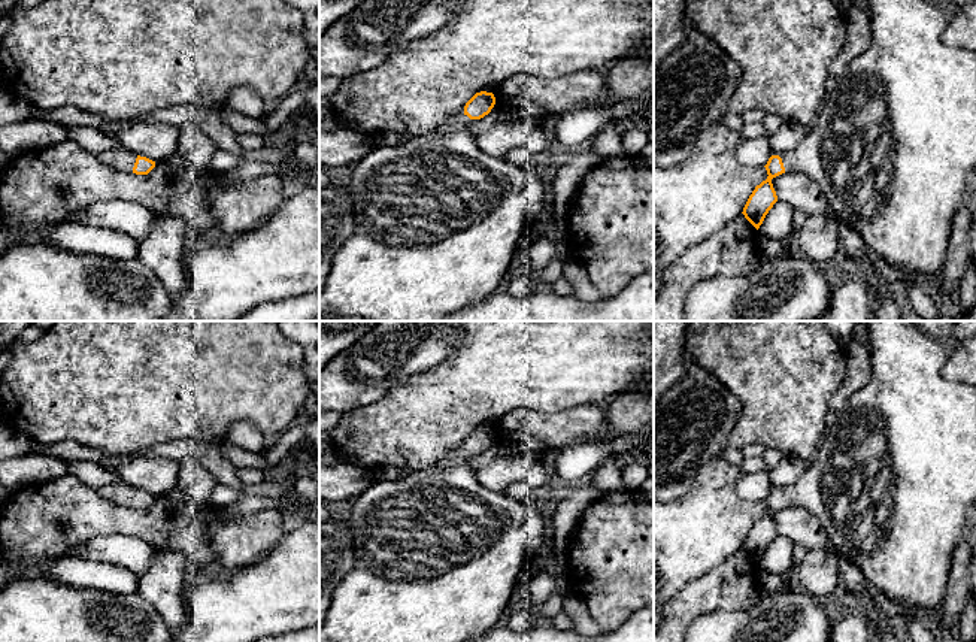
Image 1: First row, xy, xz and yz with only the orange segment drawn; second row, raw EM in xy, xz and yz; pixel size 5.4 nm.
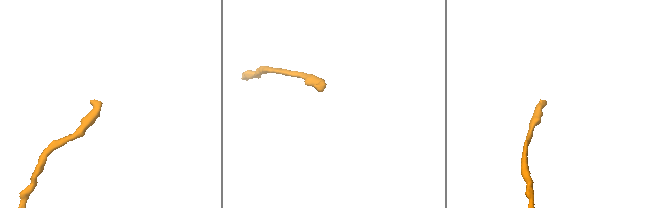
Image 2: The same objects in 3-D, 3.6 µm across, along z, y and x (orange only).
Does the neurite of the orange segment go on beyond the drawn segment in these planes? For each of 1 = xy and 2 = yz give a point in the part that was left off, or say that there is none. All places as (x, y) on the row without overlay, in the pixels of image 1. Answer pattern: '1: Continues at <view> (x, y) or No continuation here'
1: Continues at xy (120, 493)
2: Continues at yz (893, 480)

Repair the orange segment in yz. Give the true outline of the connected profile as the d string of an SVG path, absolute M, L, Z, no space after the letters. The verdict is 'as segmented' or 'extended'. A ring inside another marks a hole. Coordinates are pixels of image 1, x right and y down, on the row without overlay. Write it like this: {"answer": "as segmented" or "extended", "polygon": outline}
{"answer": "extended", "polygon": "M867 321L867 331L869 339L866 346L870 351L872 363L870 381L855 391L845 406L836 412L836 423L825 427L818 442L815 457L807 463L801 479L791 487L772 490L769 493L764 500L769 511L755 521L742 548L758 564L769 545L778 536L772 514L791 505L803 506L818 520L828 539L828 548L854 563L864 575L867 584L875 585L892 605L898 608L921 608L937 614L943 606L954 549L964 539L967 515L976 503L976 388L943 378L942 369L949 354L940 340L924 333L910 321Z"}

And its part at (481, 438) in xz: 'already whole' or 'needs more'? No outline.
needs more

